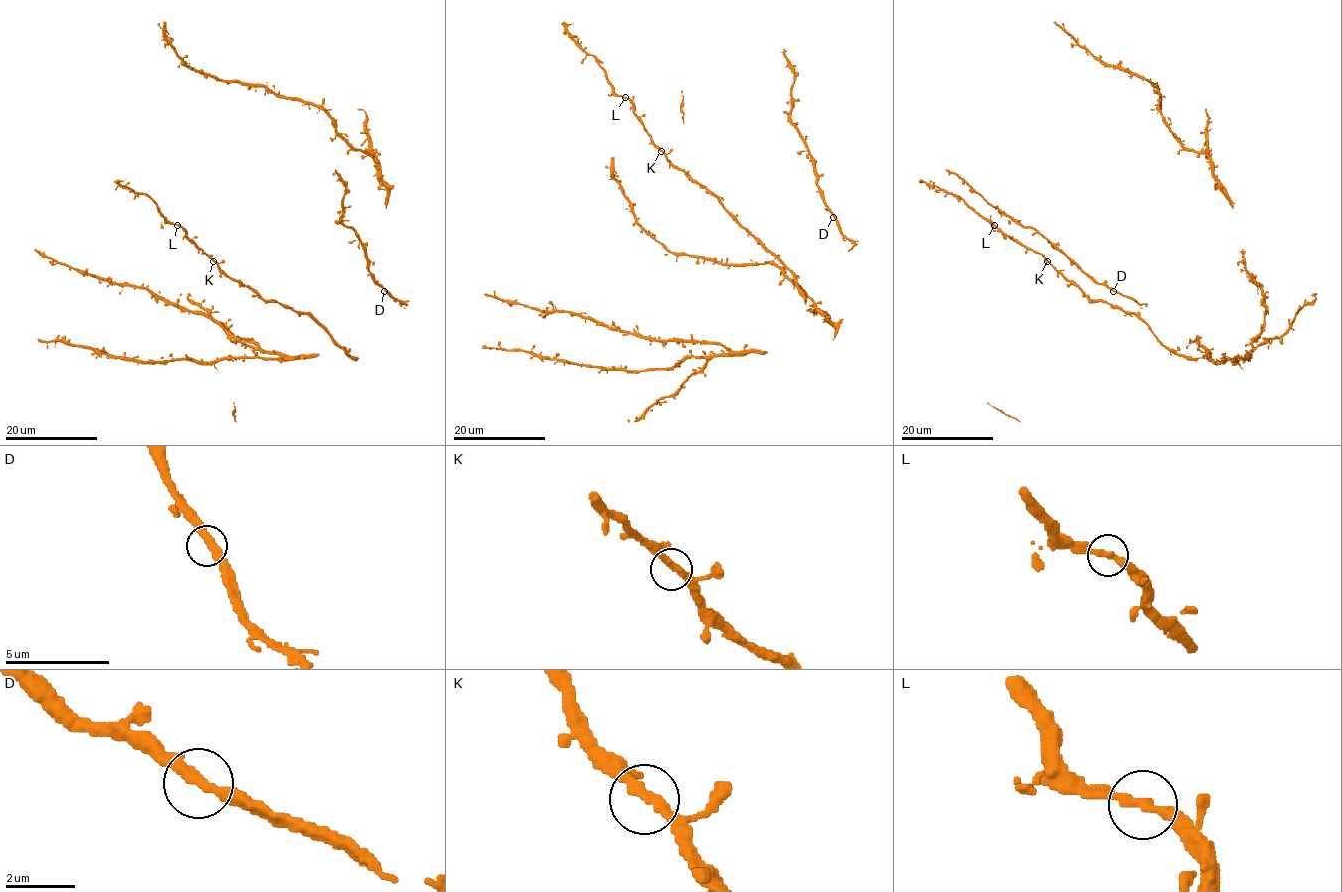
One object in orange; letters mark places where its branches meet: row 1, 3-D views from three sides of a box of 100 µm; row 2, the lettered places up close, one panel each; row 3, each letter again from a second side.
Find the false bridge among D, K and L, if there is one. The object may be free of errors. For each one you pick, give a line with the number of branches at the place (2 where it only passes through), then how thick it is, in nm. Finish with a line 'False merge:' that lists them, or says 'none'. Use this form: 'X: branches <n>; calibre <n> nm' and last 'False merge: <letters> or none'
False merge: none

